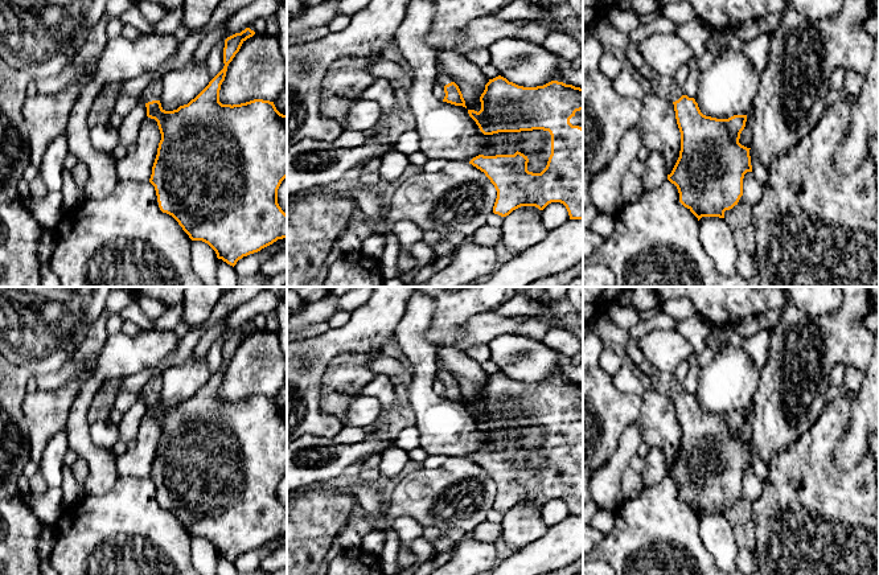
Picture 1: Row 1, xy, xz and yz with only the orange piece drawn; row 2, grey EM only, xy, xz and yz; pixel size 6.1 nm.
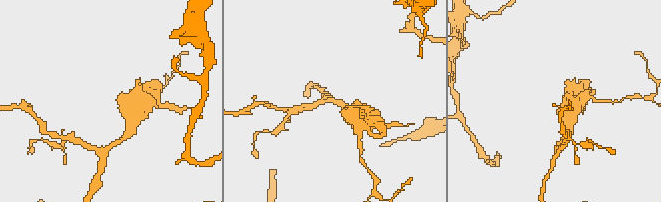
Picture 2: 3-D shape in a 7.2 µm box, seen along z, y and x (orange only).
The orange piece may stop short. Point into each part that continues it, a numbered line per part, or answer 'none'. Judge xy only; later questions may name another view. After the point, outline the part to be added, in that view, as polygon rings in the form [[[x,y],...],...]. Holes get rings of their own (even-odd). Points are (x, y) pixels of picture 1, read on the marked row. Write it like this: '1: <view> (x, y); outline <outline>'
1: xy (153, 91); outline [[[161,81],[152,82],[152,83],[141,93],[140,96],[144,99],[145,103],[152,102],[152,100],[160,100],[160,98],[161,98],[161,90],[163,90]]]

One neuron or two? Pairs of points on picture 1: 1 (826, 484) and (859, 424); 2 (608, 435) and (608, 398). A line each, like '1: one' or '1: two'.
1: two
2: one

